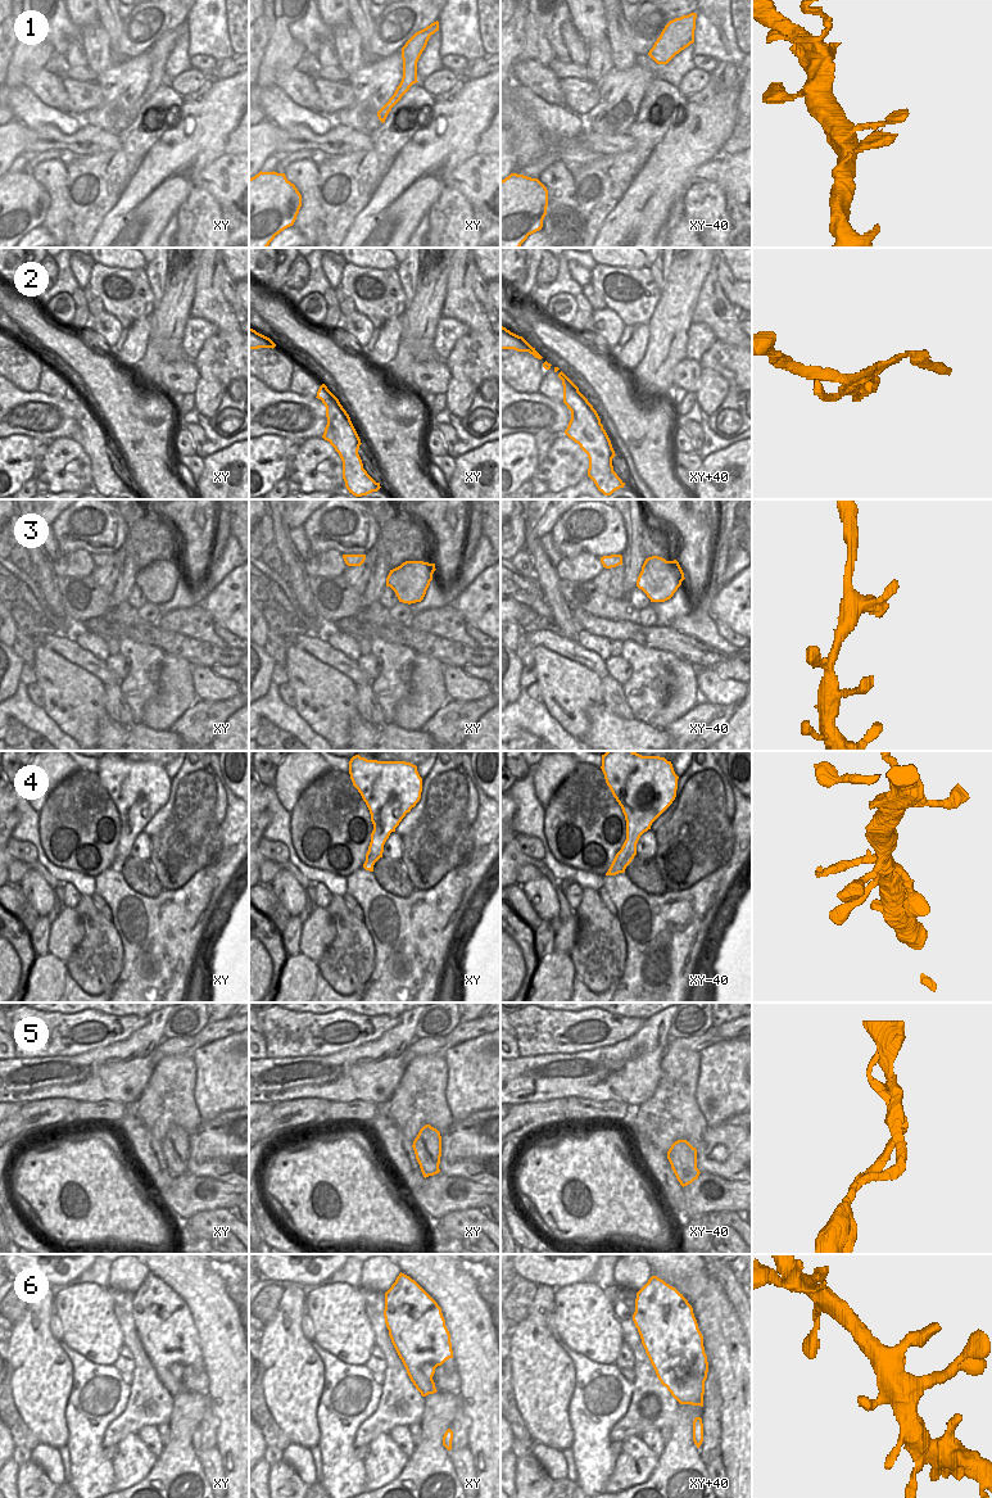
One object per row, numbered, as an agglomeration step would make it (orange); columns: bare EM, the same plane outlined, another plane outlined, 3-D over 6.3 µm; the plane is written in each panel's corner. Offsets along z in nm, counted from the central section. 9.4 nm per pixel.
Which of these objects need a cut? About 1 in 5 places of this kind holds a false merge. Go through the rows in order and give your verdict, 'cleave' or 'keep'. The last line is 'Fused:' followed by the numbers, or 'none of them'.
1: keep
2: cleave
3: keep
4: keep
5: keep
6: keep
Fused: 2

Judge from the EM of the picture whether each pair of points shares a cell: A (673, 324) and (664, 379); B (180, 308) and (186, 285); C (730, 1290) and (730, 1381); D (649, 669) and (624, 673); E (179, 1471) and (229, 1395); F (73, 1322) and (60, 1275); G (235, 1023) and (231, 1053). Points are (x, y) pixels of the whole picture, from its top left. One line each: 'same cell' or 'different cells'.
A: same cell
B: same cell
C: different cells
D: different cells
E: different cells
F: different cells
G: different cells

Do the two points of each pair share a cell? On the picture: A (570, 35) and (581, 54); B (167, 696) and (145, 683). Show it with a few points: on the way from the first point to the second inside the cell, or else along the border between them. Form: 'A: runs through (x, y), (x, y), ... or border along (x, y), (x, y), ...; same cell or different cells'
A: runs through (572, 40), (578, 49); same cell
B: border along (163, 661), (159, 689), (144, 705), (143, 716); different cells

